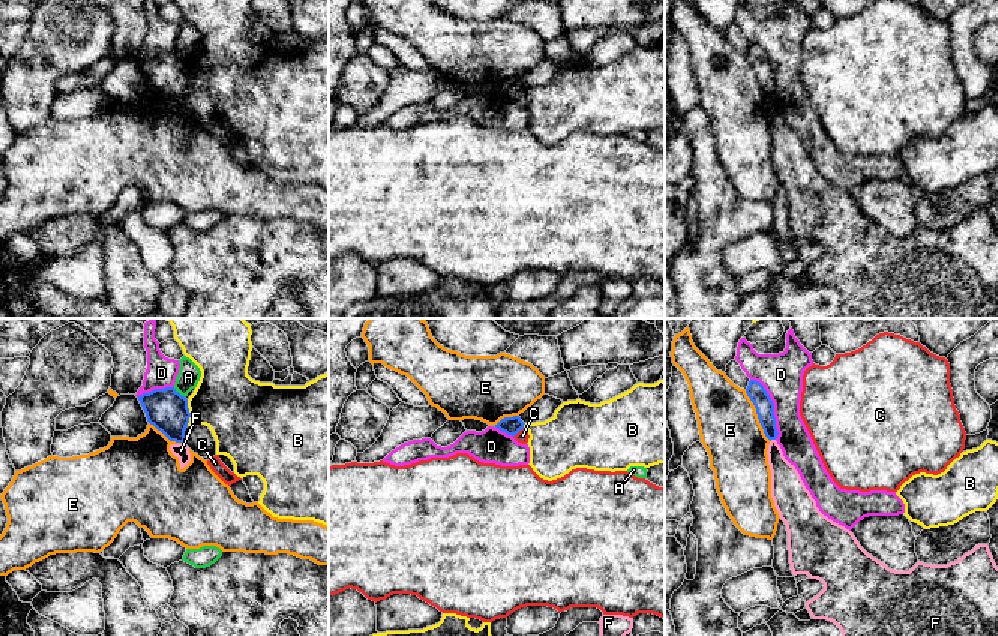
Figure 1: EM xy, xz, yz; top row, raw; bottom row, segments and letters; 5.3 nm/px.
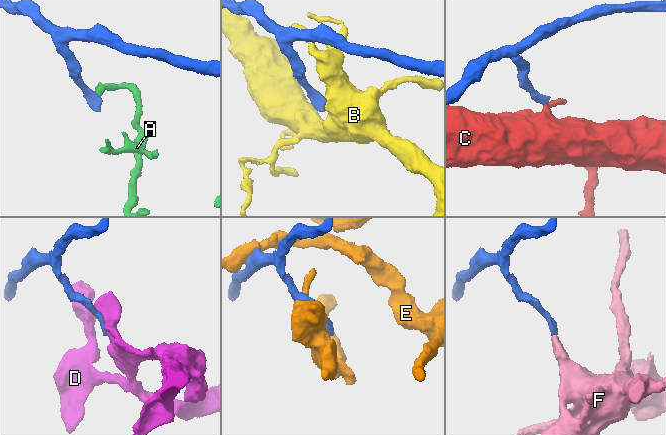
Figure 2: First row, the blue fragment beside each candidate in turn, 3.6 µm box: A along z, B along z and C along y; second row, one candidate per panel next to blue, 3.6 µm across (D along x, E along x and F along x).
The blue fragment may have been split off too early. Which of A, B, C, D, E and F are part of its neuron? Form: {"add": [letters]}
{"add": []}

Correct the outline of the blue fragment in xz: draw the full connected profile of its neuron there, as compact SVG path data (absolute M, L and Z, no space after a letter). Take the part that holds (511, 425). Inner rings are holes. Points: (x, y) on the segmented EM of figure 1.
M513 416L513 417L504 417L501 418L495 428L498 428L500 430L506 432L507 435L515 436L521 429L524 429L524 422L521 420L519 416Z

